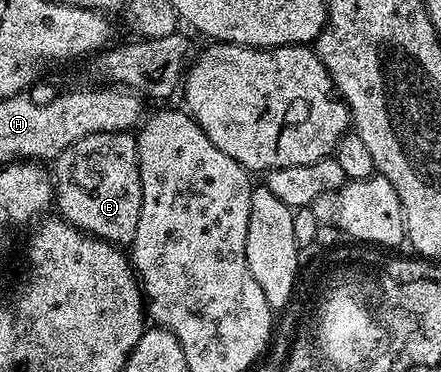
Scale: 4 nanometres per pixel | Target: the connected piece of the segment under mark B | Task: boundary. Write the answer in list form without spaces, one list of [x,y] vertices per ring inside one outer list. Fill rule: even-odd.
[[[97,132],[80,138],[80,142],[72,142],[72,146],[52,162],[52,200],[62,211],[59,212],[61,219],[73,228],[115,246],[129,245],[136,234],[136,222],[140,222],[142,205],[137,139],[130,132]]]

